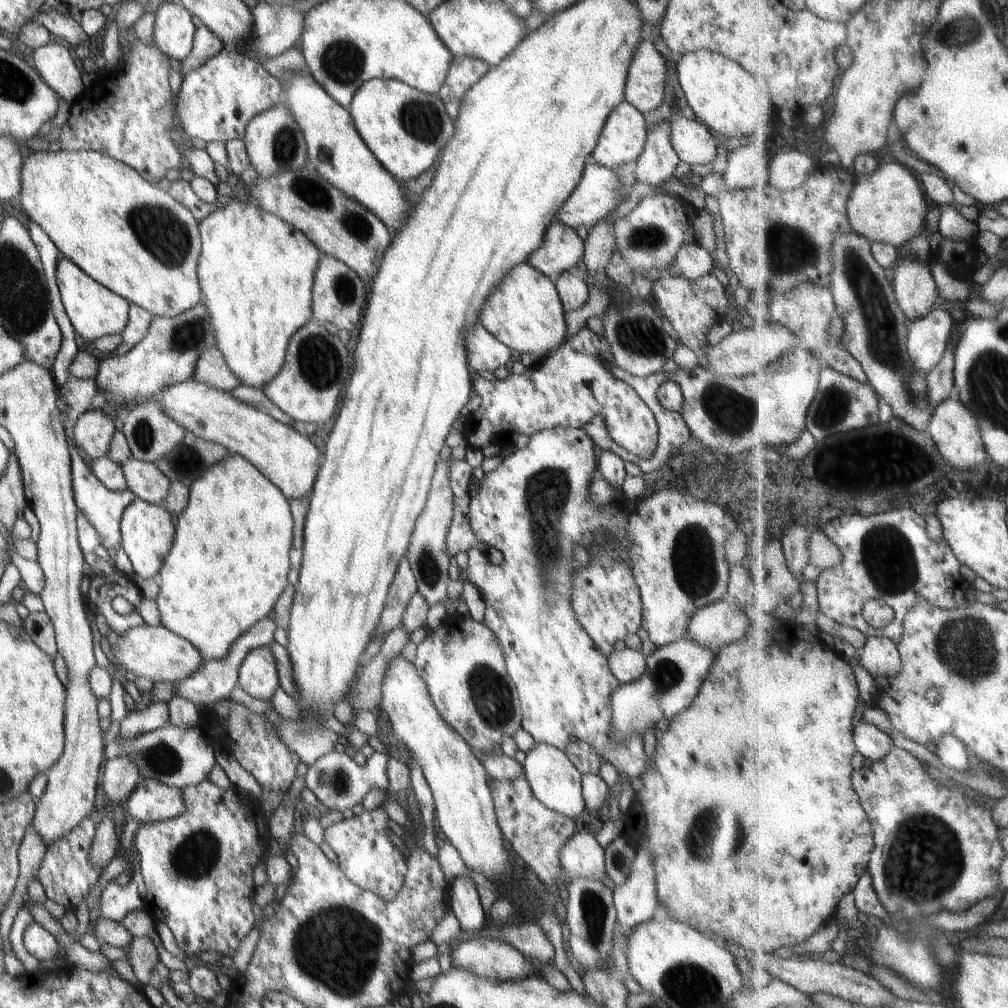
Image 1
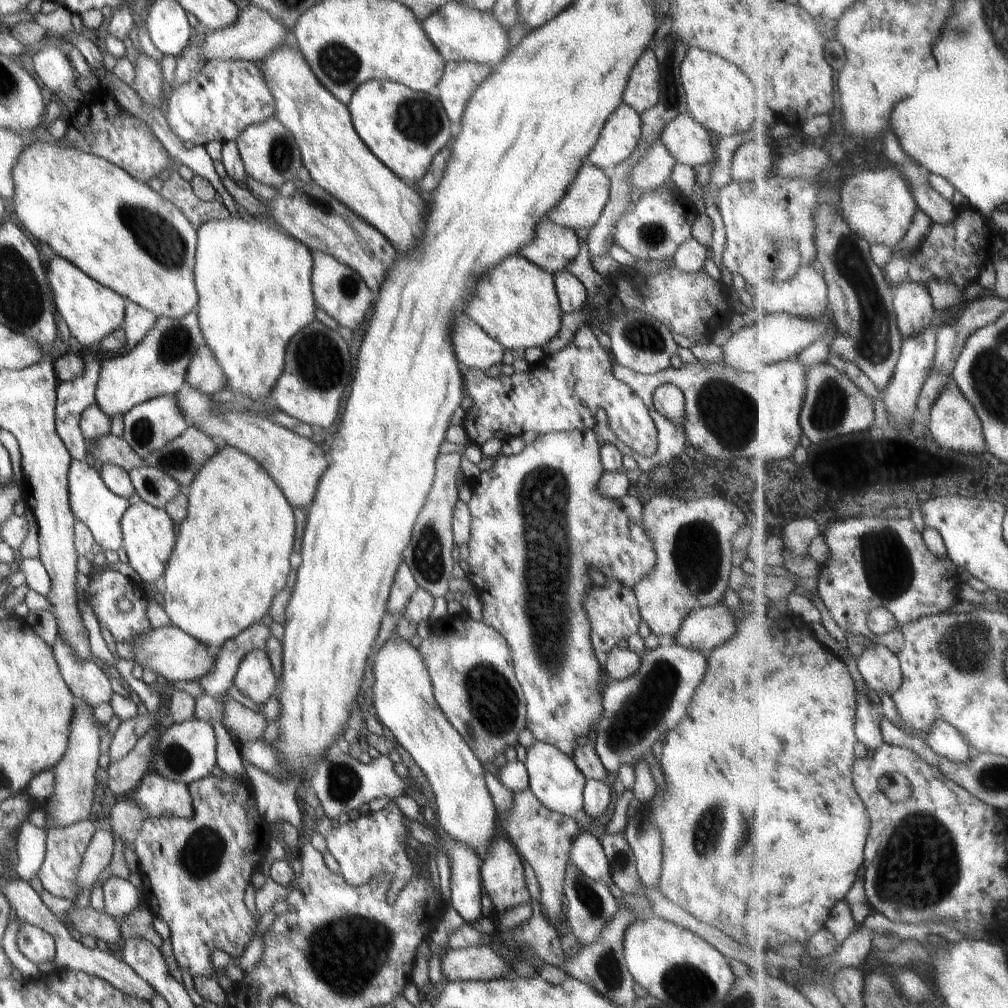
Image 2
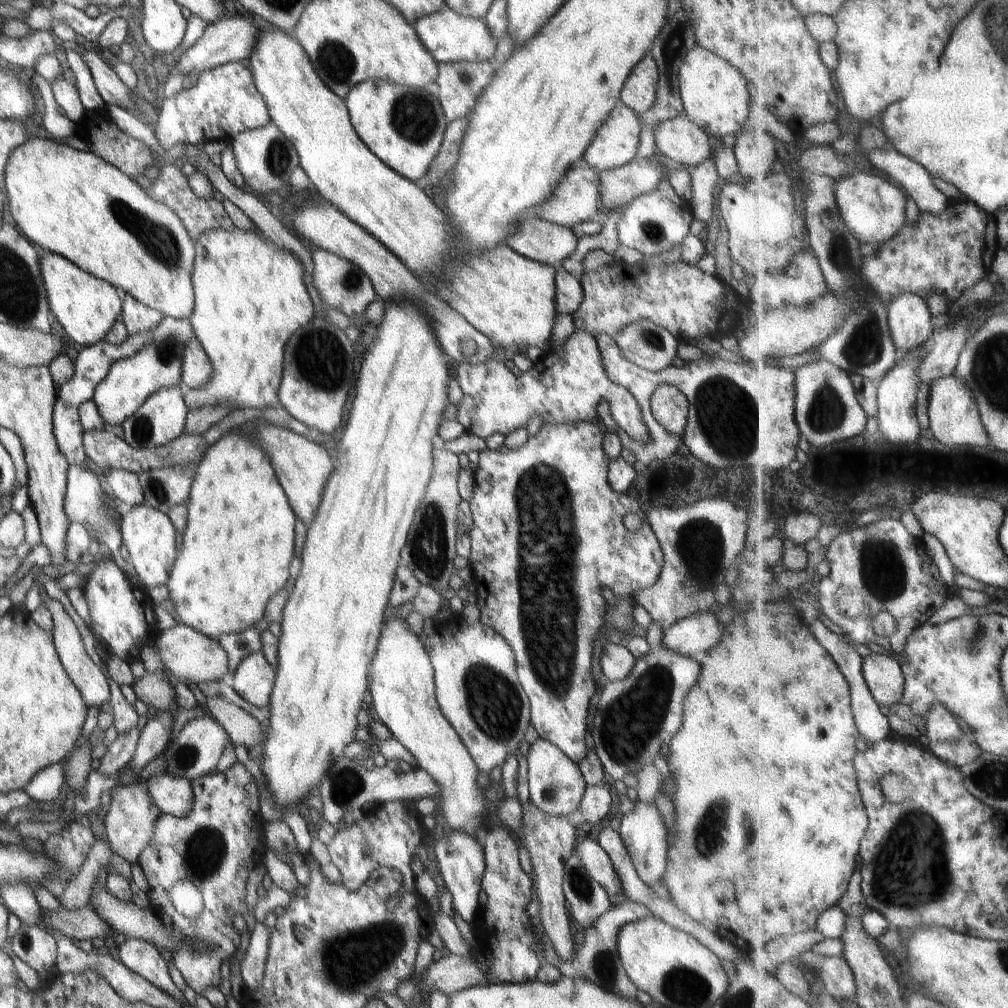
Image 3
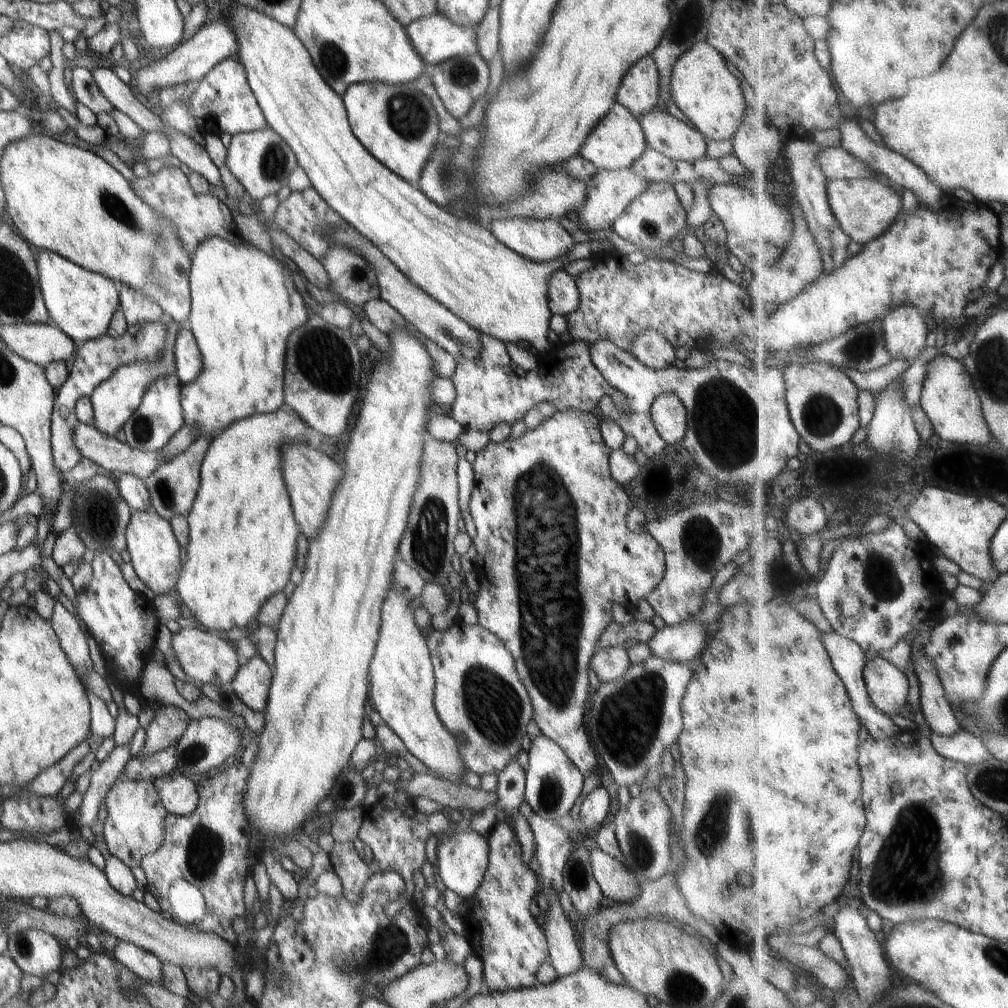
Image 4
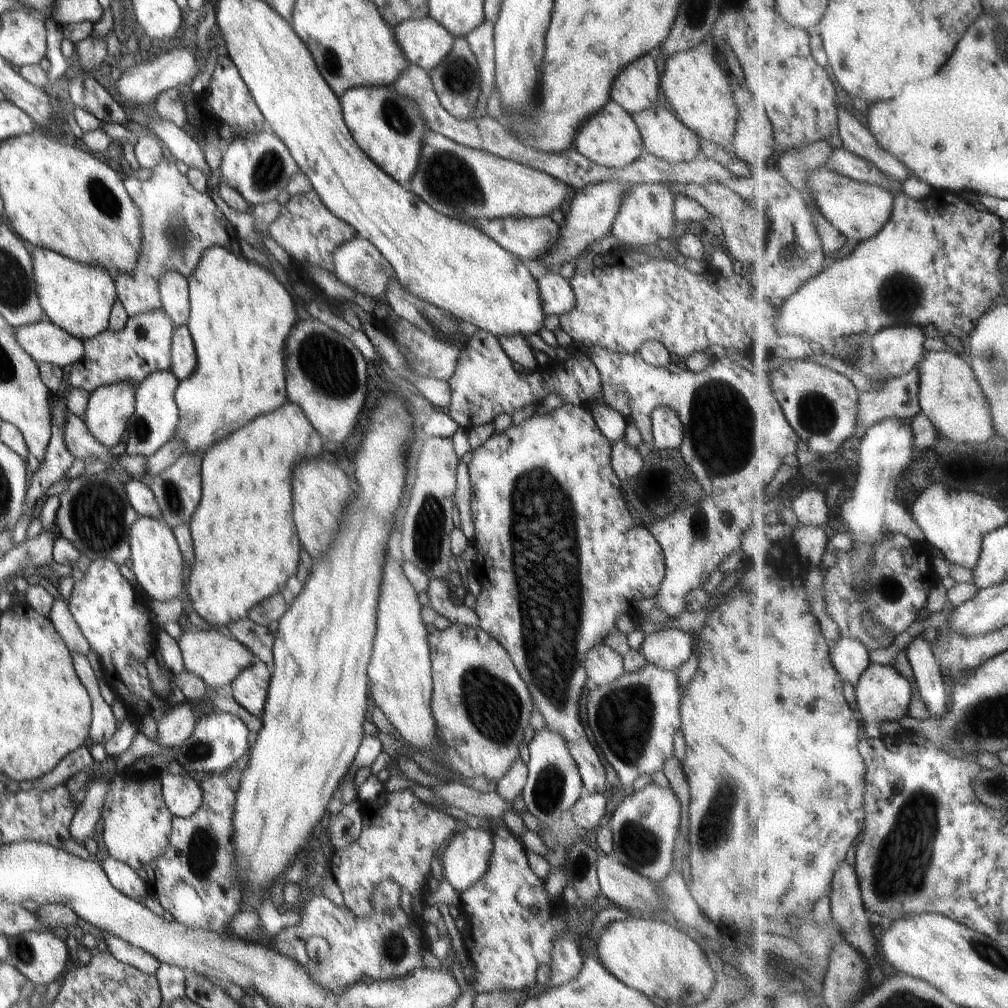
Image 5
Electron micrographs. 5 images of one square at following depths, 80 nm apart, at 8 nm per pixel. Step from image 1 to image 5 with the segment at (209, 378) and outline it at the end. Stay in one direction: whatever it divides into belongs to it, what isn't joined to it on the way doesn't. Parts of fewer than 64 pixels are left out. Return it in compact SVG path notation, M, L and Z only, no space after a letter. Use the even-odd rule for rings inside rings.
M175 325L171 342L171 367L169 370L181 381L187 379L195 371L196 365L195 346L187 325Z

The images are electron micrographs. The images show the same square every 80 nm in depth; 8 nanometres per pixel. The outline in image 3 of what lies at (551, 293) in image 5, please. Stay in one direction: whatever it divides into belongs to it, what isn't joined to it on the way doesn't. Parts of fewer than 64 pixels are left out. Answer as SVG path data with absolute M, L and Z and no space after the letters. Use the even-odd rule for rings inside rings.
M563 268L555 272L555 309L558 315L571 316L584 298L580 281Z

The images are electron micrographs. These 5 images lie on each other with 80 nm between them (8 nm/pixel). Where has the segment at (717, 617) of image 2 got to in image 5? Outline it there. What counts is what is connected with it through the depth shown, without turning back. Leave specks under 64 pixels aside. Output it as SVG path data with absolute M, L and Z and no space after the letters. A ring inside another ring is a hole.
M671 627L661 628L655 633L645 636L639 651L645 656L646 662L656 665L659 669L677 672L678 668L692 656L696 649L696 640L693 641L688 633Z

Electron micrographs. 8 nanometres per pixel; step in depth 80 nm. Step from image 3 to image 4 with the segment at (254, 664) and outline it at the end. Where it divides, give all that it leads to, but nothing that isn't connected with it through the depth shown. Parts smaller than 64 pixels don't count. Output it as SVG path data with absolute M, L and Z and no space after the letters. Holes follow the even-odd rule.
M256 655L240 665L236 676L231 680L232 693L248 708L264 713L272 677L272 669L262 657Z

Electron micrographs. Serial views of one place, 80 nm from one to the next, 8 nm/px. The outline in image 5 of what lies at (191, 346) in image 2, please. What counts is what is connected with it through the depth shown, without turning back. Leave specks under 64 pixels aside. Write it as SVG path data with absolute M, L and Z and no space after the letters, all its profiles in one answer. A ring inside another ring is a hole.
M120 383L100 387L90 393L83 421L89 428L88 432L109 449L116 446L126 434L127 422L135 411L135 388L128 383Z

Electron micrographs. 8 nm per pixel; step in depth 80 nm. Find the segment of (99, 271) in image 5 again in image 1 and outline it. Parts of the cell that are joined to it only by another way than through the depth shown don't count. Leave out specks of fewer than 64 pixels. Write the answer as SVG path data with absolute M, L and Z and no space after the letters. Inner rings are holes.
M59 256L56 265L56 284L64 310L74 330L86 340L94 342L103 336L121 333L129 319L130 303L119 294L108 290L103 284L88 276L69 258Z

